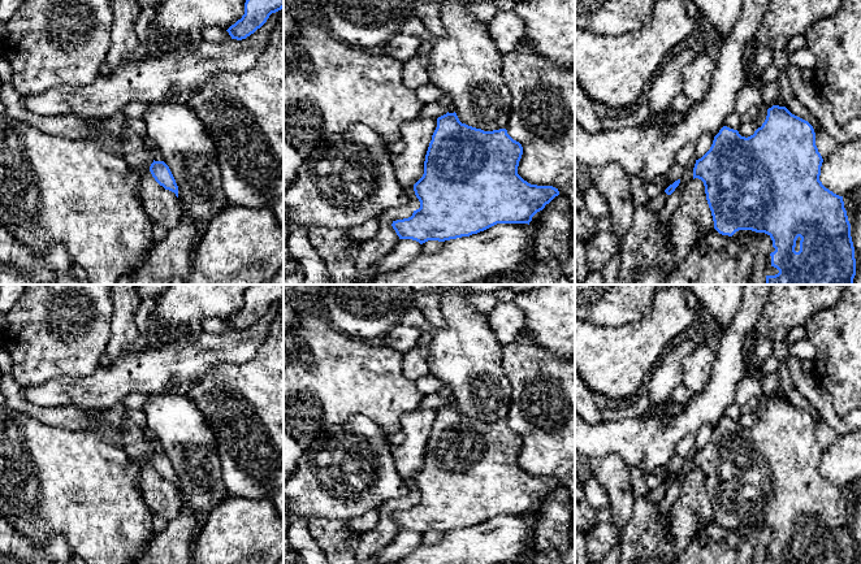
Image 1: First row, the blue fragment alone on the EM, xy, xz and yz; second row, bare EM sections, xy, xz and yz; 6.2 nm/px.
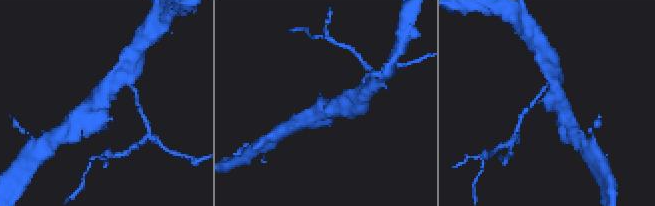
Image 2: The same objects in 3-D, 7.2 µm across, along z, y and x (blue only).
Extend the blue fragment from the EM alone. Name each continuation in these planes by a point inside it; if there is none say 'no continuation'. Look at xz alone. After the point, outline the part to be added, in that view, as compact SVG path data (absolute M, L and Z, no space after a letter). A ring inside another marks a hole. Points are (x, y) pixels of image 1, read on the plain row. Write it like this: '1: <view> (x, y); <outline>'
no continuation

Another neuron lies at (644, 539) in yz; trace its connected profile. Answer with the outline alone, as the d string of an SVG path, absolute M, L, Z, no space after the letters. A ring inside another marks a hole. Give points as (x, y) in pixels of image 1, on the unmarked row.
M635 496L632 515L619 532L620 555L618 564L672 564L676 556L669 539L670 515L662 515L658 504L646 496Z

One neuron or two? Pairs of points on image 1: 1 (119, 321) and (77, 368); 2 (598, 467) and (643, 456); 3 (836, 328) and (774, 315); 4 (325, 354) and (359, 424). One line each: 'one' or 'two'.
1: two
2: two
3: two
4: two

